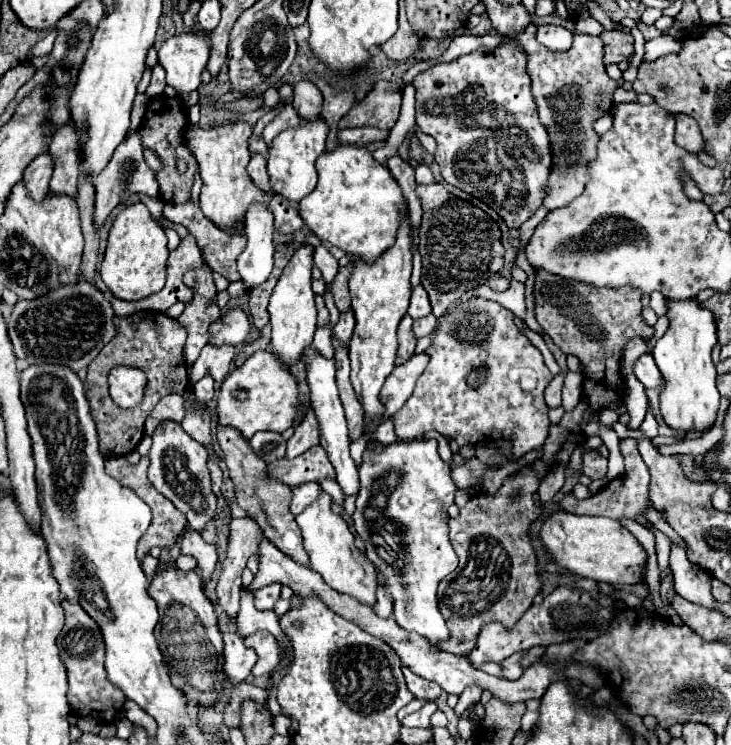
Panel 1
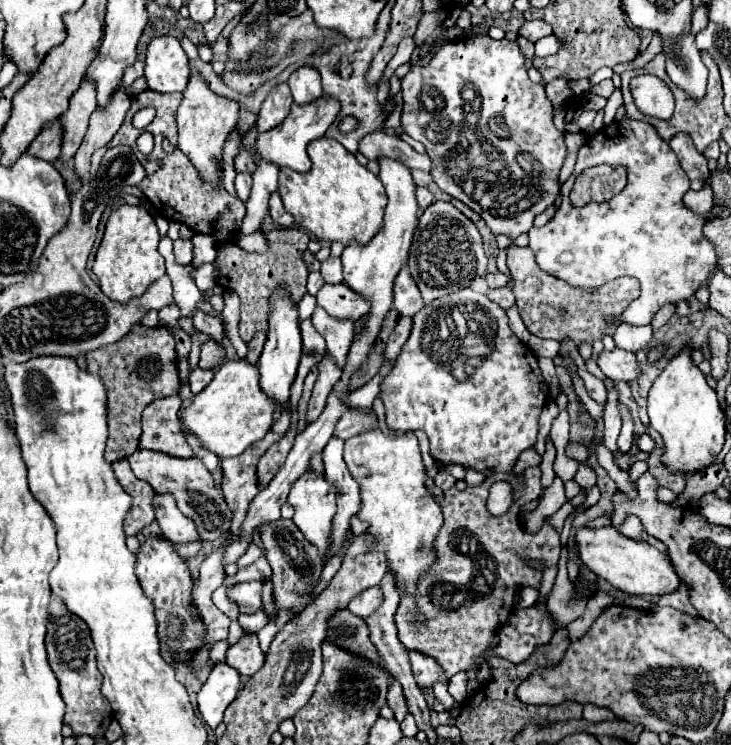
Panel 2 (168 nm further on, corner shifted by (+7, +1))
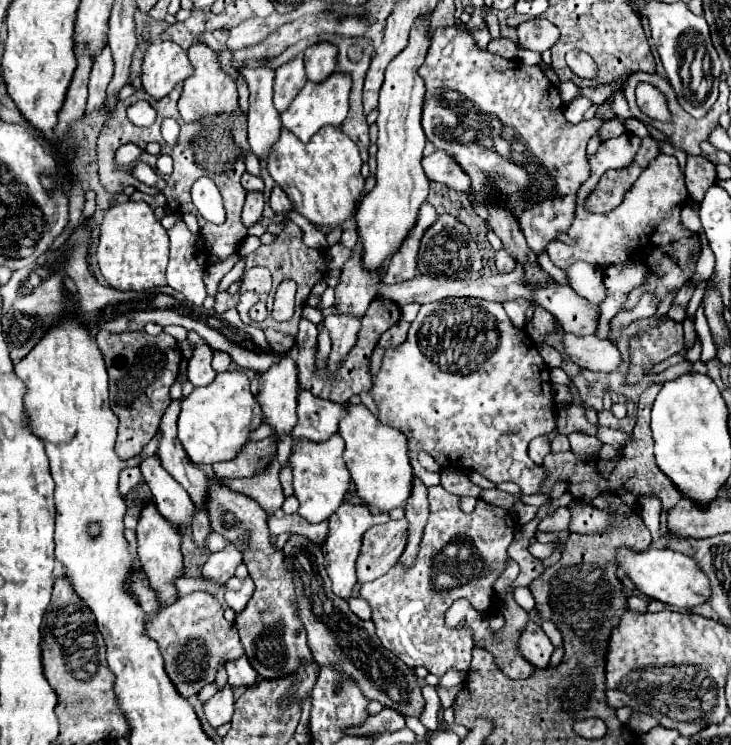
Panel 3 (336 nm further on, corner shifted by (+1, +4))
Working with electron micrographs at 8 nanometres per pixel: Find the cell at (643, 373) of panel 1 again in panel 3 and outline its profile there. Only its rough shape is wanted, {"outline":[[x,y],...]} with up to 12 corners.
{"outline":[[562,335],[570,361],[590,371],[616,371],[620,353],[596,335]]}

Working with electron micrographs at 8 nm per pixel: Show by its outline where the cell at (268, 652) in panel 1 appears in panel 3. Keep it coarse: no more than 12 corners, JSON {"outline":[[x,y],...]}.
{"outline":[[246,655],[228,661],[228,685],[248,687],[258,677]]}

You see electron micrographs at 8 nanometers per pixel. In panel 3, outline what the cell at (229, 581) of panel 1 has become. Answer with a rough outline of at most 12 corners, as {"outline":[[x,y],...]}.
{"outline":[[206,591],[162,609],[144,633],[186,699],[244,655]]}

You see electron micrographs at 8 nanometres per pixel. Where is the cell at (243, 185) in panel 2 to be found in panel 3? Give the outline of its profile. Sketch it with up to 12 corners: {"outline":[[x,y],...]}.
{"outline":[[248,193],[242,225],[256,225],[264,209],[262,193]]}

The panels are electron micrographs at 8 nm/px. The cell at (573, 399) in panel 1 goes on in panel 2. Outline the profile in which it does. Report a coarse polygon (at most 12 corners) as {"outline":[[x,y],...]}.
{"outline":[[560,410],[554,420],[550,438],[558,452],[556,460],[564,456],[568,444],[570,418],[568,410]]}

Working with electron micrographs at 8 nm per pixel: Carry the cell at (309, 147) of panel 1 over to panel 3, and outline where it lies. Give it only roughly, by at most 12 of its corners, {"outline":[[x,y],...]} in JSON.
{"outline":[[350,75],[308,81],[282,125],[308,141],[348,115]]}

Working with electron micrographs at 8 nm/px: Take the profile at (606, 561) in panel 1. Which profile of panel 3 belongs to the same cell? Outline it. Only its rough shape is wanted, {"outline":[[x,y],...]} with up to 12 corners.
{"outline":[[618,549],[640,593],[694,609],[710,599],[696,561],[672,549]]}

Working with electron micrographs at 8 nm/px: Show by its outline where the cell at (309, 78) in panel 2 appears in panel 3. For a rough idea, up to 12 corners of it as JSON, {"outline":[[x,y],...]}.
{"outline":[[316,43],[304,51],[310,81],[336,71],[336,45]]}

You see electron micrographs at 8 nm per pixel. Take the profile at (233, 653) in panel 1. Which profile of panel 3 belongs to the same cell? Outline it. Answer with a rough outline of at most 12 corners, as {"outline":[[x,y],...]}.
{"outline":[[226,685],[208,703],[204,713],[218,729],[234,713],[232,689]]}

